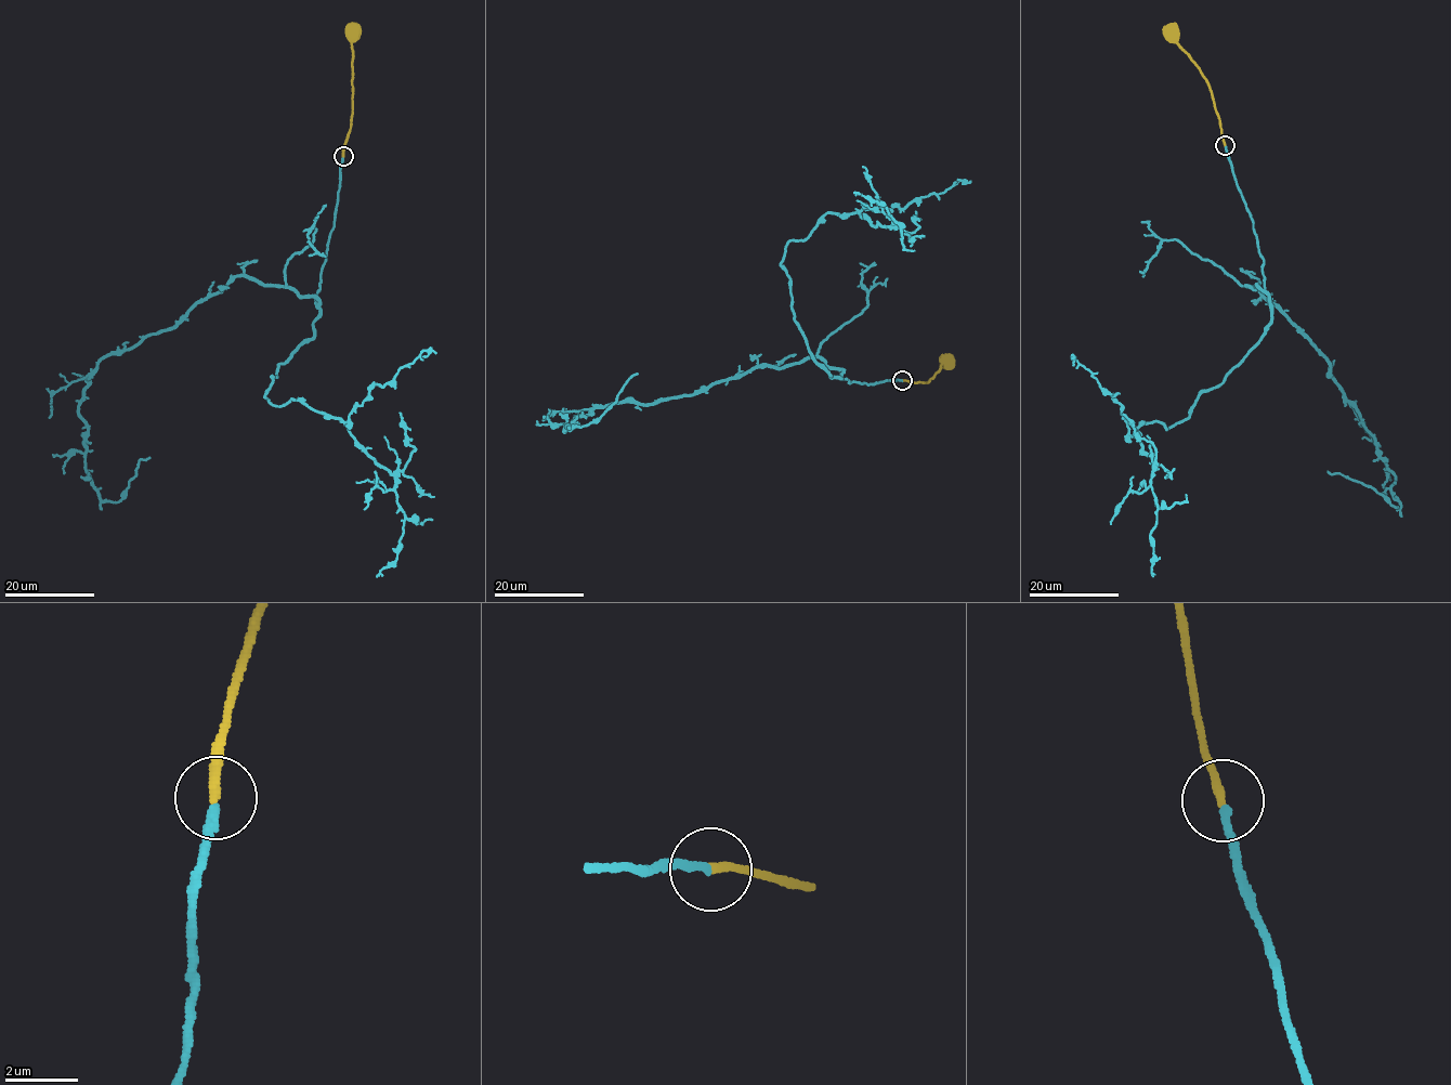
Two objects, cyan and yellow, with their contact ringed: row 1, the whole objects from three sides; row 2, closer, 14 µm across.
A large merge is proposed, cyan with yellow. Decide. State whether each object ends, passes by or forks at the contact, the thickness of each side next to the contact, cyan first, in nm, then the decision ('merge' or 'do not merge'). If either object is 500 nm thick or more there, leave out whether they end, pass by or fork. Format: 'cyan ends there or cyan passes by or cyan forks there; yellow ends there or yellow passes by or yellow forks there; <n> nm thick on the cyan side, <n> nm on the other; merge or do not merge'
cyan ends there; yellow ends there; 240 nm thick on the cyan side, 240 nm on the other; merge

